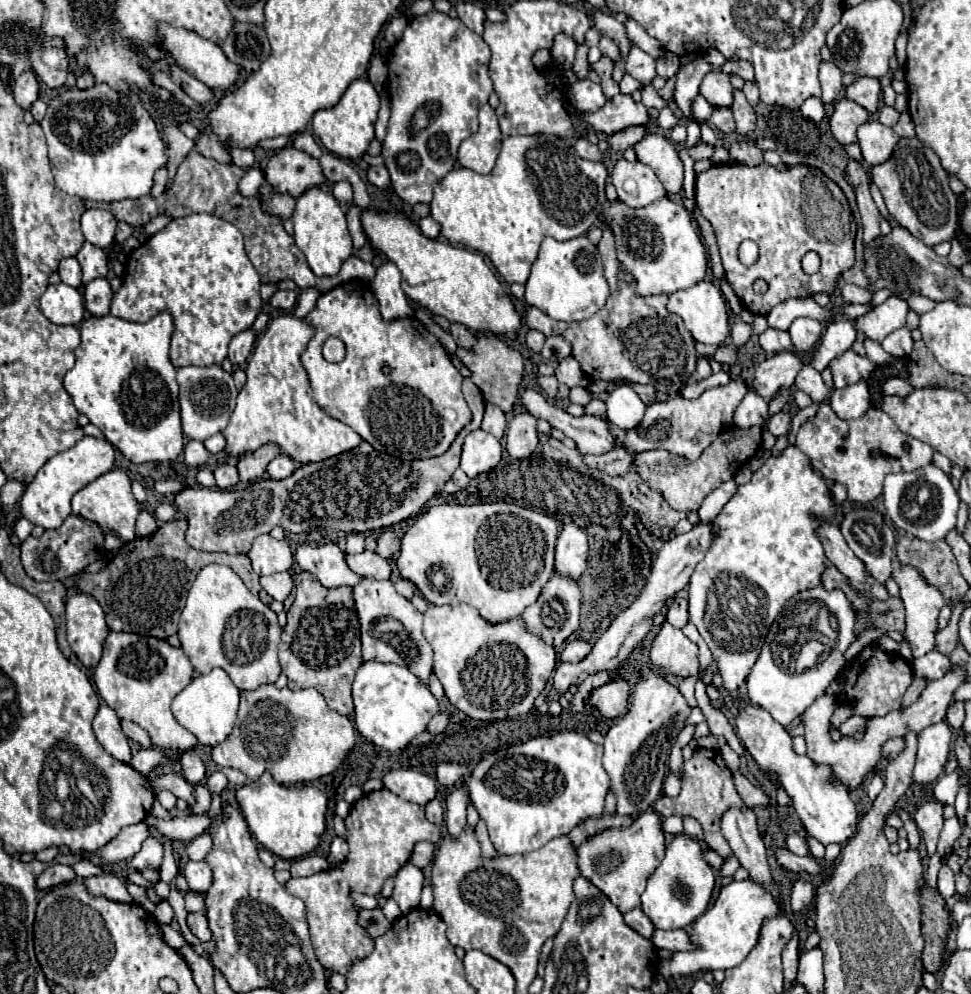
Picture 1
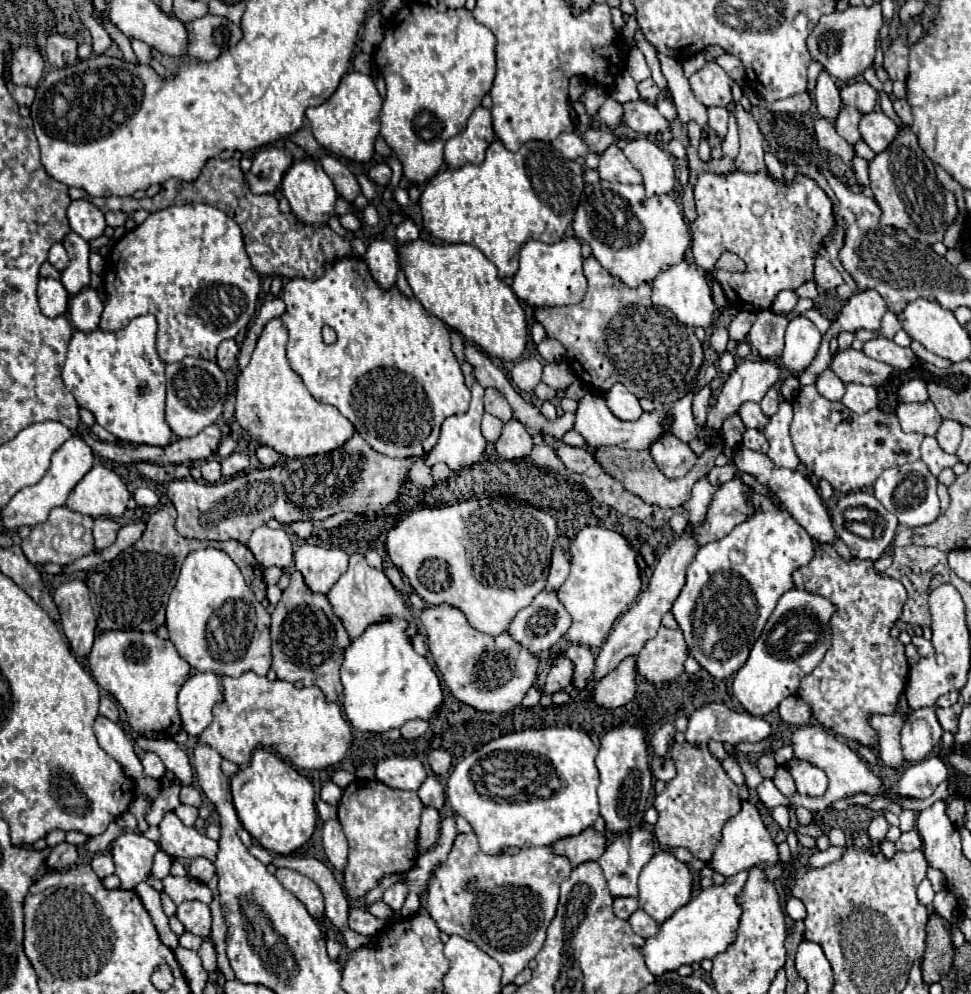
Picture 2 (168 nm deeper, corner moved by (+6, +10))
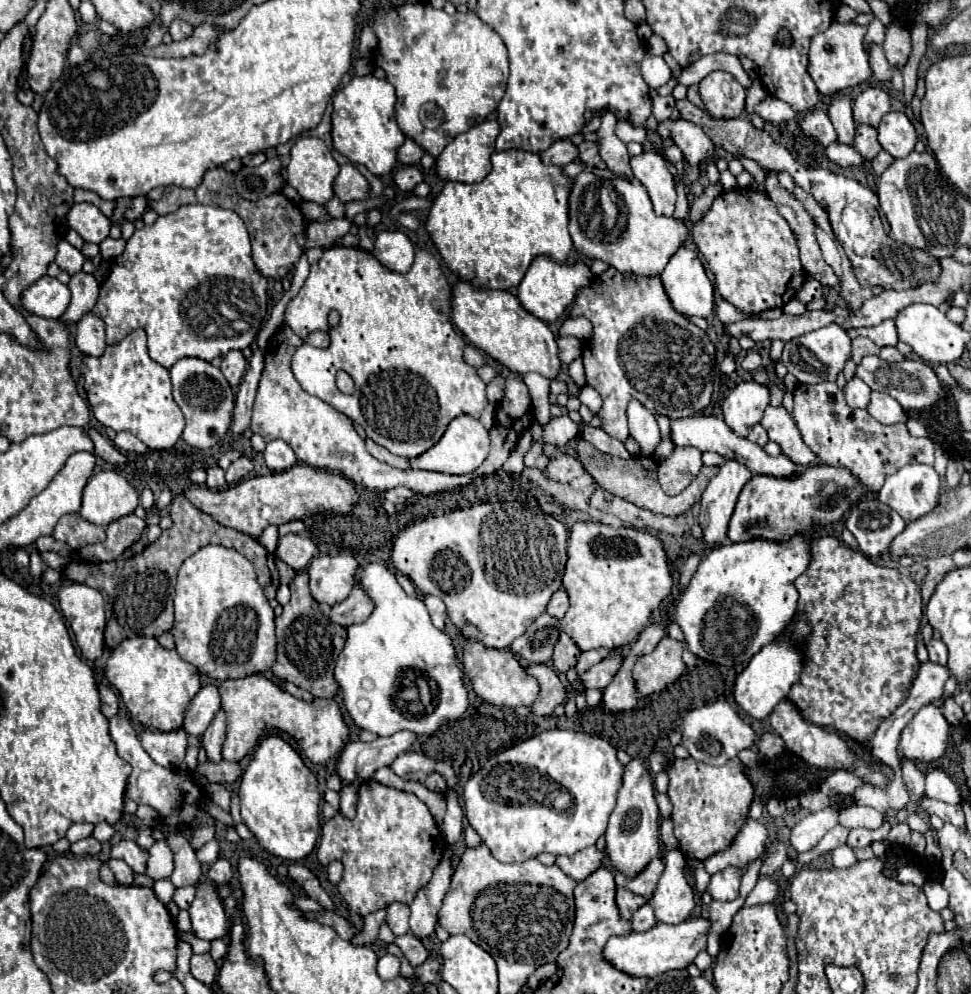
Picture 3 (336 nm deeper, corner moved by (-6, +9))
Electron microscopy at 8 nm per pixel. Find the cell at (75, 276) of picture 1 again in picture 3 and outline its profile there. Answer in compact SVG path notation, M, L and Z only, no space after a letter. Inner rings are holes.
M61 241L61 243L59 243L55 263L57 263L63 271L67 271L69 275L75 275L75 273L81 271L83 261L85 261L83 253L81 253L79 249L75 249L71 243L67 243L67 241Z

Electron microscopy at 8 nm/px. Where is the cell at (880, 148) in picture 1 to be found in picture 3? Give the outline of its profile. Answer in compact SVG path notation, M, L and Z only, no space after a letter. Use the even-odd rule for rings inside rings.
M889 111L881 119L877 131L879 131L881 147L893 157L907 157L917 143L915 127L903 111Z

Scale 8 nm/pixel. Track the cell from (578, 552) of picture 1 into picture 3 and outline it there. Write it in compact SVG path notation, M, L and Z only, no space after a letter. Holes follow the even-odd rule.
M561 587L559 591L553 593L553 597L547 605L547 611L549 611L549 615L555 615L557 619L563 619L567 607L569 607L569 595L567 595L567 589Z

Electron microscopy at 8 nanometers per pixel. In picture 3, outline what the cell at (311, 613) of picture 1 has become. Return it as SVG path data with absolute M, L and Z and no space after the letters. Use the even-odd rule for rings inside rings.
M299 571L289 587L291 601L277 617L277 661L273 665L273 675L279 681L295 683L313 697L335 697L339 693L339 683L333 677L333 669L345 647L347 629L331 621L331 607L327 603L319 603L311 597L307 571Z

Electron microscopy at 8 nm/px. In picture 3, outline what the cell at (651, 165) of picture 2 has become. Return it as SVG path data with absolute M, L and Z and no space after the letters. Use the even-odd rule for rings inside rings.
M643 151L631 159L633 175L647 187L657 215L673 215L677 191L675 179L667 167L667 161L655 151Z

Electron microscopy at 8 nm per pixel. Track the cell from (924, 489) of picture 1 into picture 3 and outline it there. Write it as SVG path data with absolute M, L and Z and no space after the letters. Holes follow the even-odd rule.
M913 463L889 475L877 497L911 523L937 507L939 493L941 479L937 471L931 465Z

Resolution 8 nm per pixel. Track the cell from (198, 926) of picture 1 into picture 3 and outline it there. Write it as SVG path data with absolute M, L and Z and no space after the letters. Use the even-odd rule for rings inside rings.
M197 883L197 895L189 907L189 915L193 923L193 933L199 939L213 941L227 935L227 915L213 885Z

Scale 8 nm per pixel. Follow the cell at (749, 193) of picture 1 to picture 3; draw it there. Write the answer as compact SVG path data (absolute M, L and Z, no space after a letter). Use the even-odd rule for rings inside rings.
M737 187L721 193L705 217L693 225L691 237L715 275L719 295L745 313L783 307L807 279L795 233L765 191Z

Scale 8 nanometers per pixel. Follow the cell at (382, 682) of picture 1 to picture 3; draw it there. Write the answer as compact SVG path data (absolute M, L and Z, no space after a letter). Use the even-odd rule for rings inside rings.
M369 563L369 565L367 565L367 567L363 567L363 569L361 569L361 571L359 571L359 577L357 577L357 579L359 579L359 585L363 585L363 587L365 587L365 591L367 591L367 593L369 593L369 595L371 595L371 599L373 599L373 603L375 603L375 611L373 611L373 613L371 613L371 617L369 617L369 619L367 619L367 621L365 621L365 623L361 623L361 625L355 625L355 627L349 627L349 629L347 629L347 643L345 643L345 649L343 649L343 651L341 651L341 655L339 655L339 661L337 661L337 665L335 665L335 679L337 679L337 683L339 683L339 687L341 687L341 693L343 693L343 703L345 703L345 709L347 709L347 711L349 711L349 715L351 715L351 719L353 719L353 721L355 721L355 725L359 725L359 727L361 727L361 729L367 729L367 731L371 731L371 733L375 733L375 735L379 735L379 737L383 737L383 735L393 735L393 733L397 733L397 731L403 731L403 729L409 729L409 731L413 731L413 733L417 733L417 735L431 735L431 733L435 733L435 731L437 731L437 729L439 729L439 727L441 727L441 723L443 723L443 721L449 721L449 719L459 719L459 717L461 717L461 715L463 715L463 713L465 713L465 709L467 709L467 689L465 689L465 687L463 687L463 681L461 681L461 667L459 667L459 665L457 665L457 663L455 663L455 647L453 647L453 643L451 643L451 639L449 639L449 635L445 635L445 633L443 633L443 631L439 631L439 629L435 629L435 627L433 627L433 625L431 625L431 619L429 619L429 611L427 611L427 607L425 607L425 603L423 603L423 601L421 601L421 599L419 599L419 597L409 597L409 595L407 595L407 593L405 593L405 591L403 591L403 589L401 589L401 585L399 585L399 583L397 583L397 579L395 579L395 573L393 573L393 571L391 571L391 569L389 569L389 567L385 567L385 565L379 565L379 563ZM407 671L415 671L415 683L413 683L413 681L407 681L407 679L405 679L405 673L407 673ZM403 683L413 683L413 699L415 699L415 717L413 717L413 705L411 705L411 703L409 703L409 705L407 705L407 709L401 709L401 707L399 707L399 705L397 705L397 691L399 691L399 689L401 689L401 687L403 687Z

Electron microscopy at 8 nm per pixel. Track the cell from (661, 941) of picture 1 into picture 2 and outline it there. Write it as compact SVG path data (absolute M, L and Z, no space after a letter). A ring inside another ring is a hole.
M637 910L635 914L631 914L629 924L631 924L633 932L635 932L635 934L639 934L641 938L655 936L655 934L657 934L657 930L659 930L659 924L657 924L649 914L645 914L643 910Z

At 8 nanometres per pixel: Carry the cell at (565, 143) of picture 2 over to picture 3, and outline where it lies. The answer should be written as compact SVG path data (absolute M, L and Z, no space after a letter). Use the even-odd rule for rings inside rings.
M561 139L561 141L553 143L547 151L543 151L541 159L547 165L551 165L551 163L553 165L567 165L567 163L579 159L579 147L569 139Z

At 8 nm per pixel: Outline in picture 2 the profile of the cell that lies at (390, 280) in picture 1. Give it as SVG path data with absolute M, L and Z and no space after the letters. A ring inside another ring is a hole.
M375 240L369 244L365 252L365 262L371 270L371 276L381 288L391 288L395 284L397 268L399 268L399 256L393 244L387 240Z

